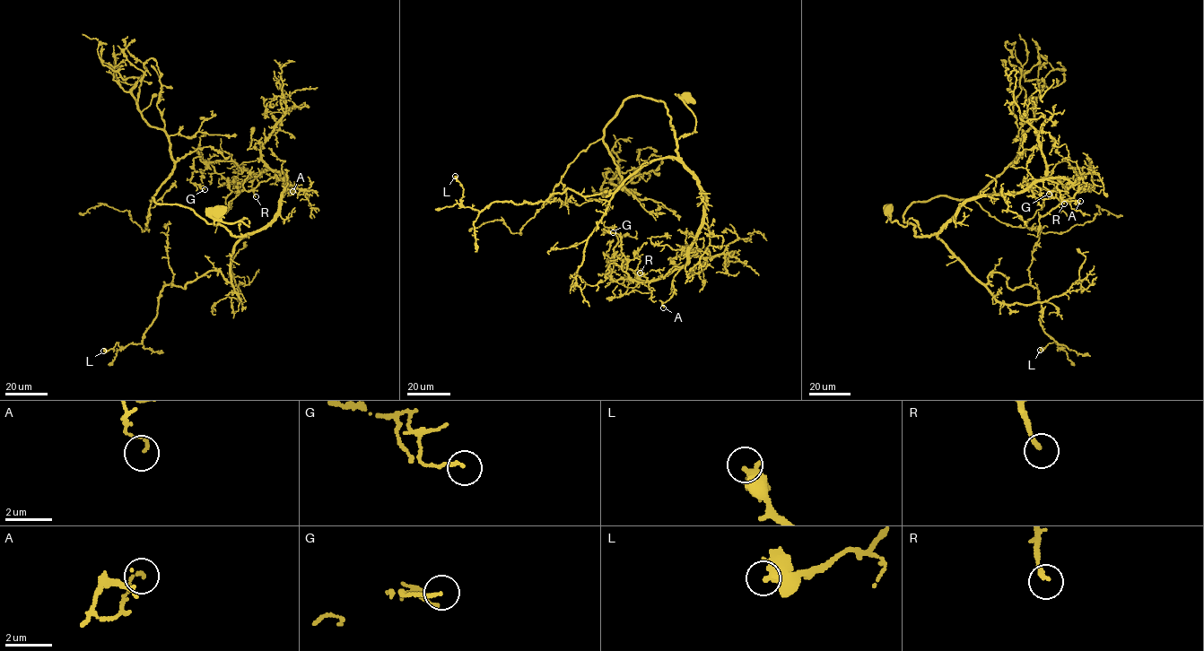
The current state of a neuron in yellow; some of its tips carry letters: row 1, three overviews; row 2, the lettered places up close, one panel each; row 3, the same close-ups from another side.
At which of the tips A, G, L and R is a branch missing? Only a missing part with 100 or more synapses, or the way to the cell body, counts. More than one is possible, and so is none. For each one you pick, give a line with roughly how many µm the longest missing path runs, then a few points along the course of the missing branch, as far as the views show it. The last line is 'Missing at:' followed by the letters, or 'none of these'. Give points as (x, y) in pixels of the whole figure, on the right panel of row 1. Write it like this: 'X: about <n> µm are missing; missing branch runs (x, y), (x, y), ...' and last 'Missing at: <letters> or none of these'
Missing at: none of these

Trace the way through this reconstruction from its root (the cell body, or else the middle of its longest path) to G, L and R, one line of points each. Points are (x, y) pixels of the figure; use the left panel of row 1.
G: (218, 212), (247, 219), (240, 233), (253, 233), (275, 216), (283, 174), (198, 156), (190, 182), (205, 189)
L: (218, 212), (248, 221), (230, 282), (209, 270), (185, 288), (166, 284), (141, 342), (103, 351)
R: (218, 212), (247, 219), (240, 233), (253, 233), (275, 216), (283, 174), (260, 173), (256, 196)

